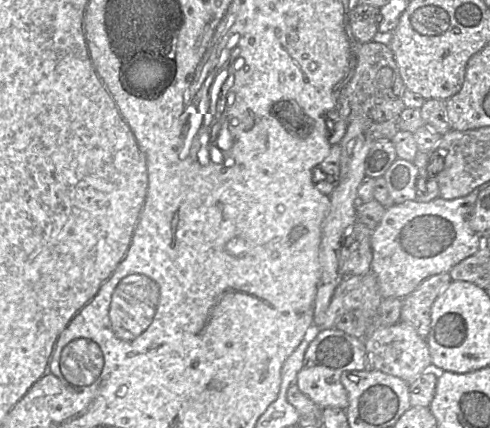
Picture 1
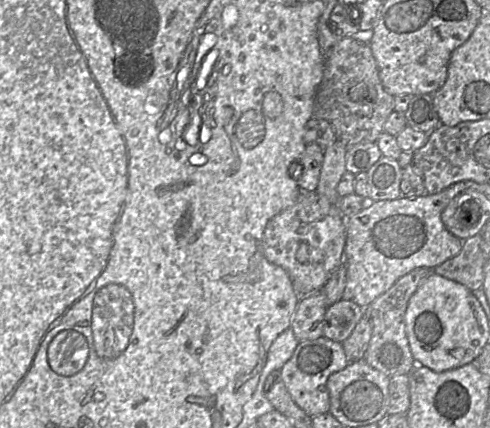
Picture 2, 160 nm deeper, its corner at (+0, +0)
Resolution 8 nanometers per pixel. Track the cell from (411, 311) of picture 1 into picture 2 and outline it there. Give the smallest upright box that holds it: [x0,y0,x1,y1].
[363,268,434,377]

